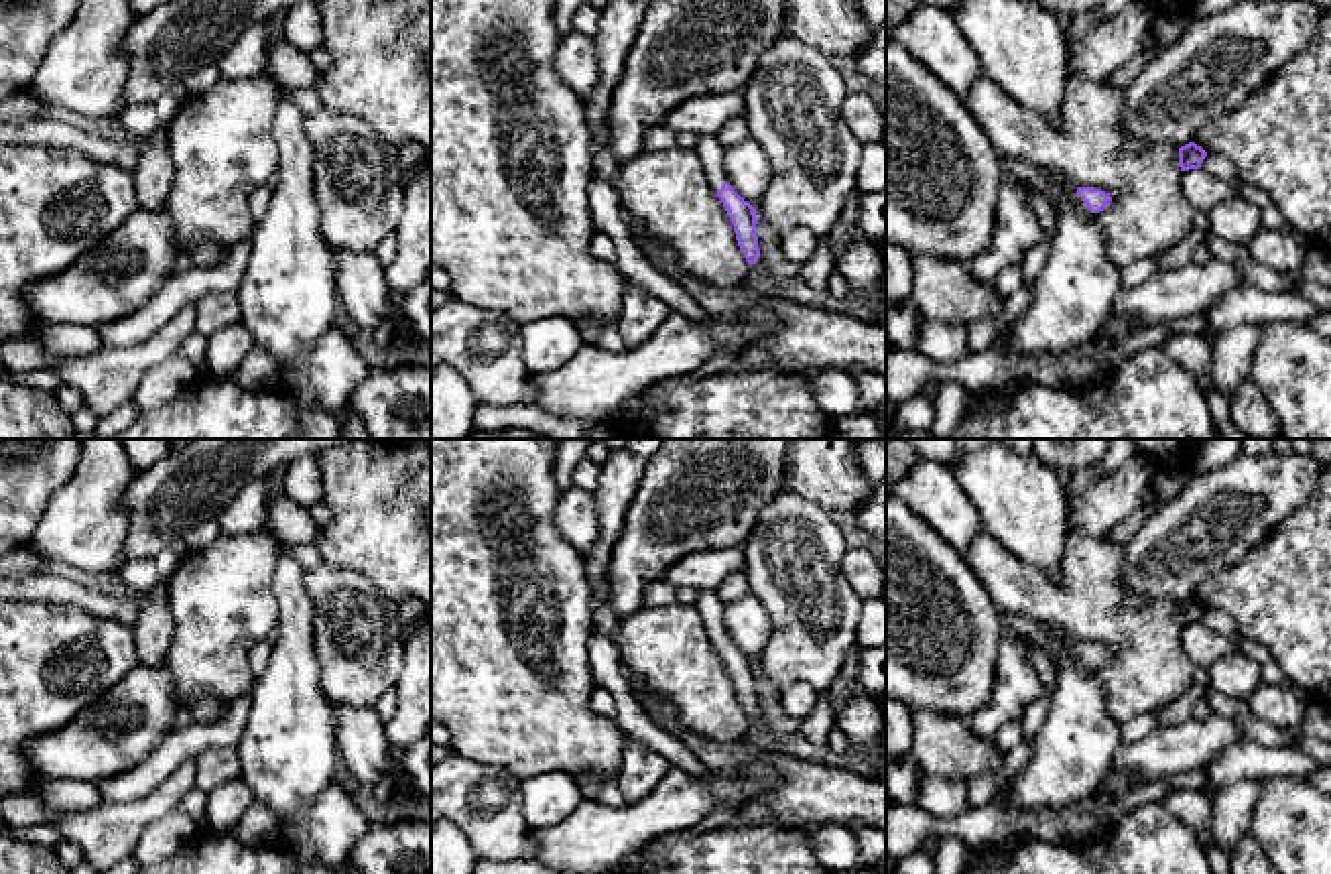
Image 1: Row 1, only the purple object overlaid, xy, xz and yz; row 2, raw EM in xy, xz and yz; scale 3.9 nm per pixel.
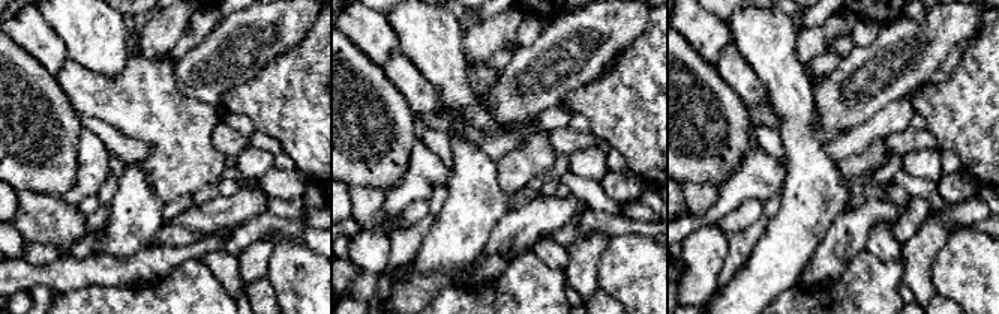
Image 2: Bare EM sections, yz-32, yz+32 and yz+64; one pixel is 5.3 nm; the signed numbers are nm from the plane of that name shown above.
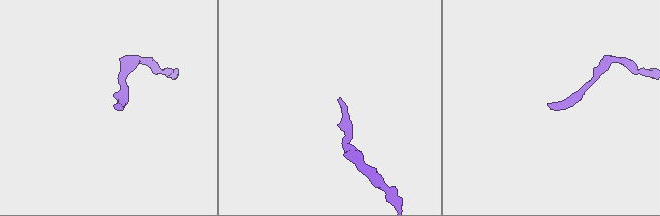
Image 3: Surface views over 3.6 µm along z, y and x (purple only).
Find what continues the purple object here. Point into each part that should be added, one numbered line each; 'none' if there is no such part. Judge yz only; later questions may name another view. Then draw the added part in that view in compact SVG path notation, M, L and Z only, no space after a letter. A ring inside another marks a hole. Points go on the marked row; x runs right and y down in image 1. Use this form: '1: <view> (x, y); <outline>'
1: yz (1055, 190); M1004 159L1002 167L1006 175L1038 189L1051 203L1065 201L1073 209L1087 209L1085 201L1077 195L1077 187L1051 173L1044 173L1022 159Z

